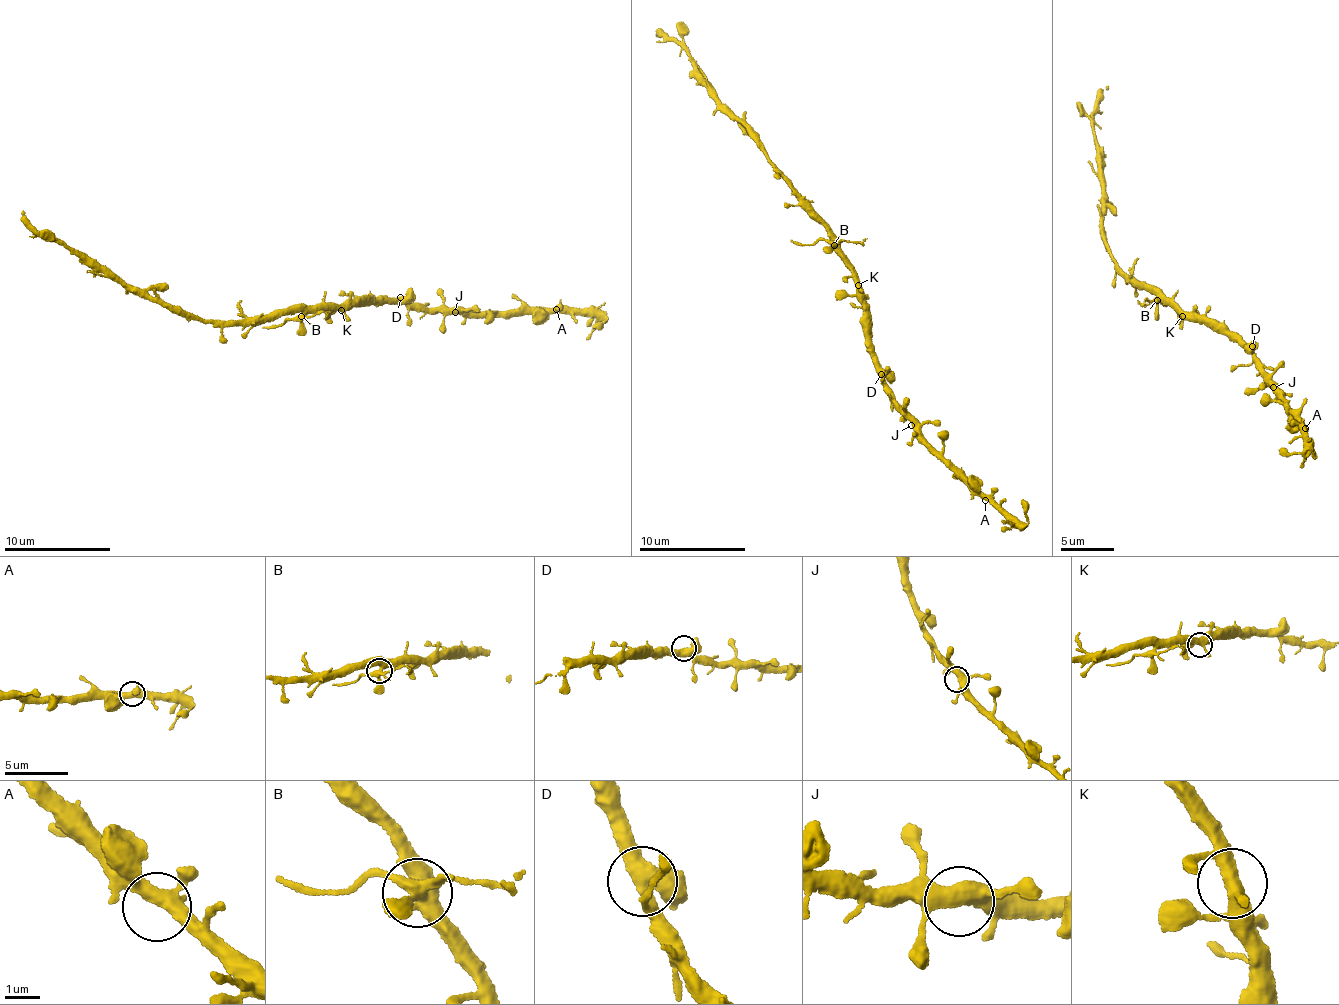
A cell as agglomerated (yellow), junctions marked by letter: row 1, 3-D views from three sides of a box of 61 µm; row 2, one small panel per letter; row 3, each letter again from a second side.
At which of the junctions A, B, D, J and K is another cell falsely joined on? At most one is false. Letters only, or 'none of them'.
B

